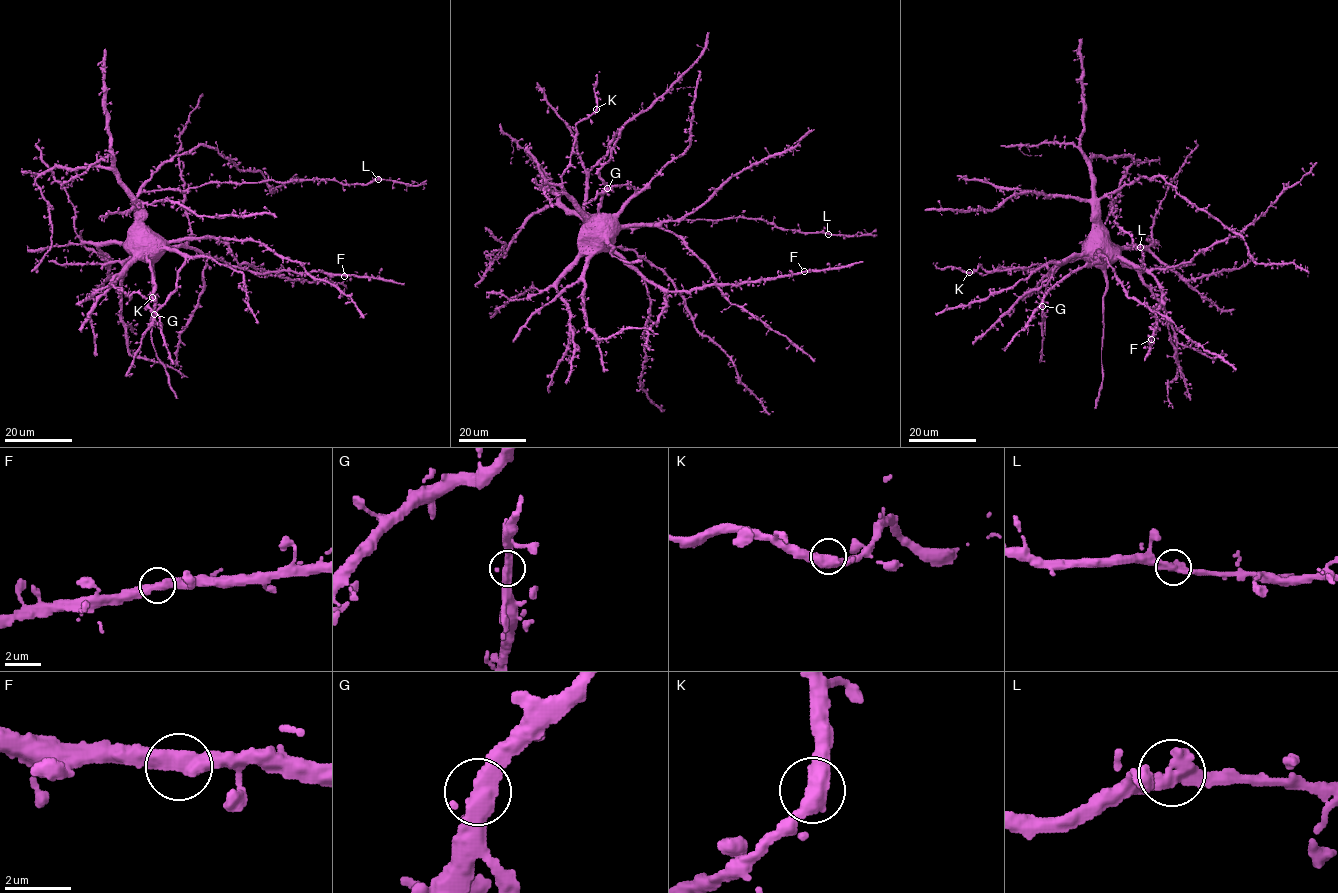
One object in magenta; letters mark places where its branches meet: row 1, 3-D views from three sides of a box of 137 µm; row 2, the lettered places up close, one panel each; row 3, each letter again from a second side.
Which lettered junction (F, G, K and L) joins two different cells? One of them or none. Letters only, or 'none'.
none

